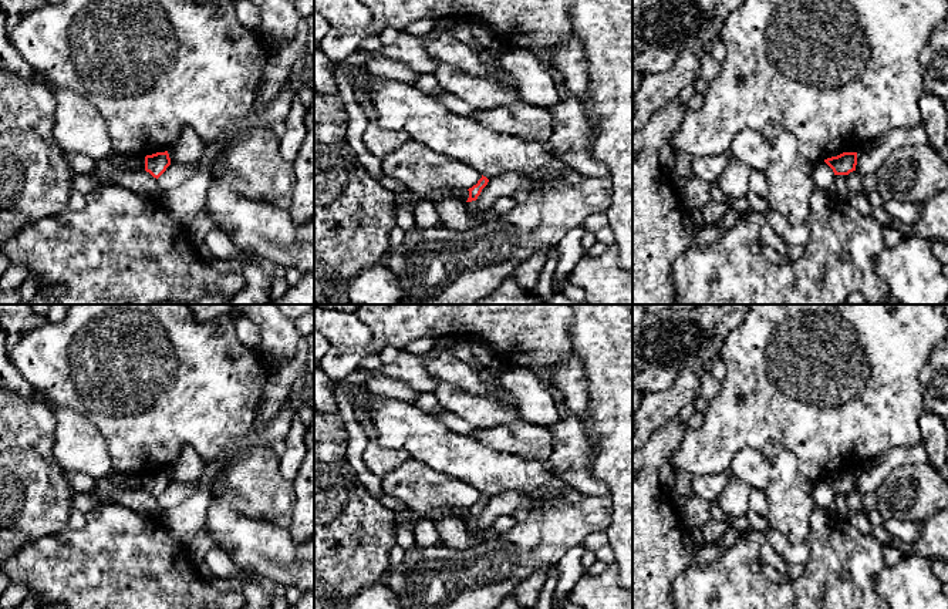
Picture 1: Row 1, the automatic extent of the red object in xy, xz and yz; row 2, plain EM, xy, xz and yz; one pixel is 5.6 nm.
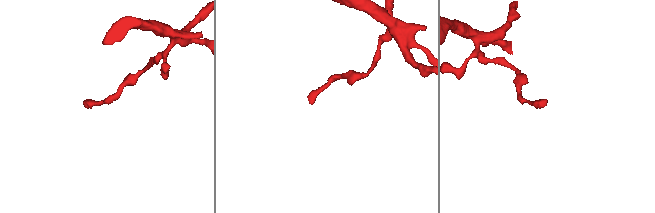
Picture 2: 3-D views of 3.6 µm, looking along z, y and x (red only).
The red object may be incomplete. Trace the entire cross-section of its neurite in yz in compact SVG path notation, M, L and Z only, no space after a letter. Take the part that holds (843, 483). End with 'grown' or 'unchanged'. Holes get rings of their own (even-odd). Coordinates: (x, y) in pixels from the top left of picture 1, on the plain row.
M843 471L824 478L824 481L833 488L834 494L849 494L856 489L857 471Z; unchanged

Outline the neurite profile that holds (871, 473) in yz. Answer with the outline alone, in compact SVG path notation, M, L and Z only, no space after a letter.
M924 444L893 447L873 460L867 460L857 470L856 489L860 494L876 491L893 470L908 464L928 464L928 454Z

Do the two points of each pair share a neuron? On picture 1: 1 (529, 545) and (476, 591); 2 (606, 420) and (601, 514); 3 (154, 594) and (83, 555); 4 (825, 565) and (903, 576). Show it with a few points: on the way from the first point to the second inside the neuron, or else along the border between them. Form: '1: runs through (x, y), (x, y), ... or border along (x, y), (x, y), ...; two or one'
1: runs through (516, 554), (488, 578); one
2: border along (609, 495), (613, 504), (613, 518), (604, 530); two
3: runs through (137, 576), (100, 572); one
4: border along (886, 567), (874, 582), (876, 594); two

